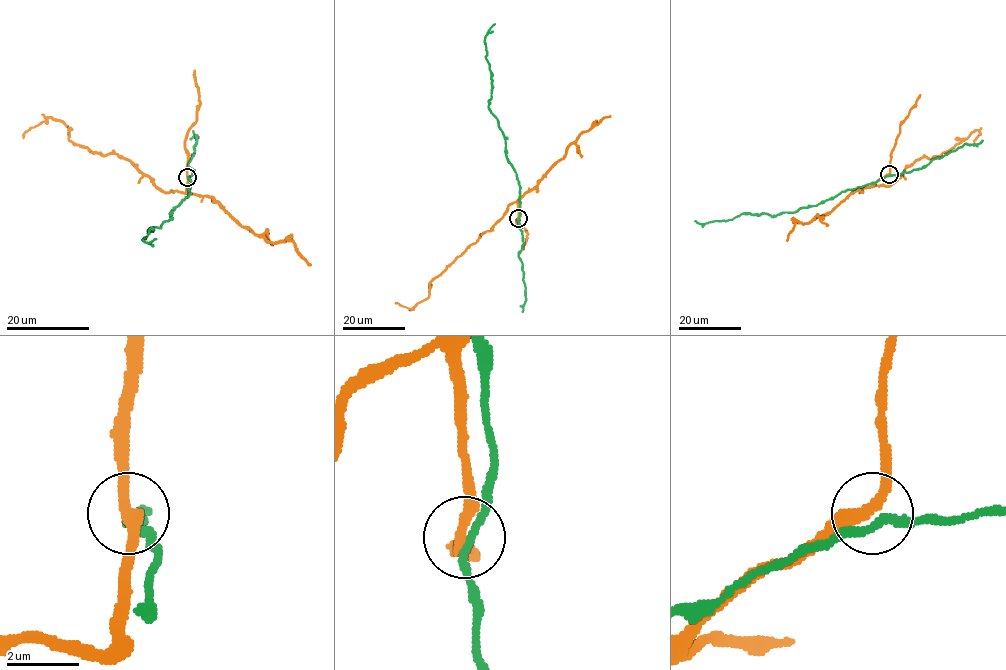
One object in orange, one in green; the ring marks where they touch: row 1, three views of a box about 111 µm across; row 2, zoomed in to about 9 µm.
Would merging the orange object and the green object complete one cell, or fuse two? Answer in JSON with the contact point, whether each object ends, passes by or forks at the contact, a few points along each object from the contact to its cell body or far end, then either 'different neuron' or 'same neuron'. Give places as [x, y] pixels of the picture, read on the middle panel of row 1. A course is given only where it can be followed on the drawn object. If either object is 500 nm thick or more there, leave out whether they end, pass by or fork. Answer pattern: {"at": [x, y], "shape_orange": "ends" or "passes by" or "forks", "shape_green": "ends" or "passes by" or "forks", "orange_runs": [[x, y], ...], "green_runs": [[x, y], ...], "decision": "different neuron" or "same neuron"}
{"at": [518, 218], "shape_orange": "passes by", "shape_green": "passes by", "orange_runs": [[518, 218], [518, 204], [512, 202], [489, 231], [482, 232], [430, 283], [430, 295], [409, 309], [395, 302]], "green_runs": [[518, 218], [520, 186], [506, 154], [503, 133], [488, 106], [491, 71], [486, 60], [485, 37], [495, 24]], "decision": "same neuron"}

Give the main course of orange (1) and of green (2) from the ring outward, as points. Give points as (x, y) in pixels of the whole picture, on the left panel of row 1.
1: (188, 177), (184, 192), (163, 191), (126, 159), (74, 145), (69, 129), (50, 118), (23, 138)
2: (188, 177), (190, 193), (171, 211), (168, 221), (161, 227), (151, 227), (143, 240), (156, 238)

